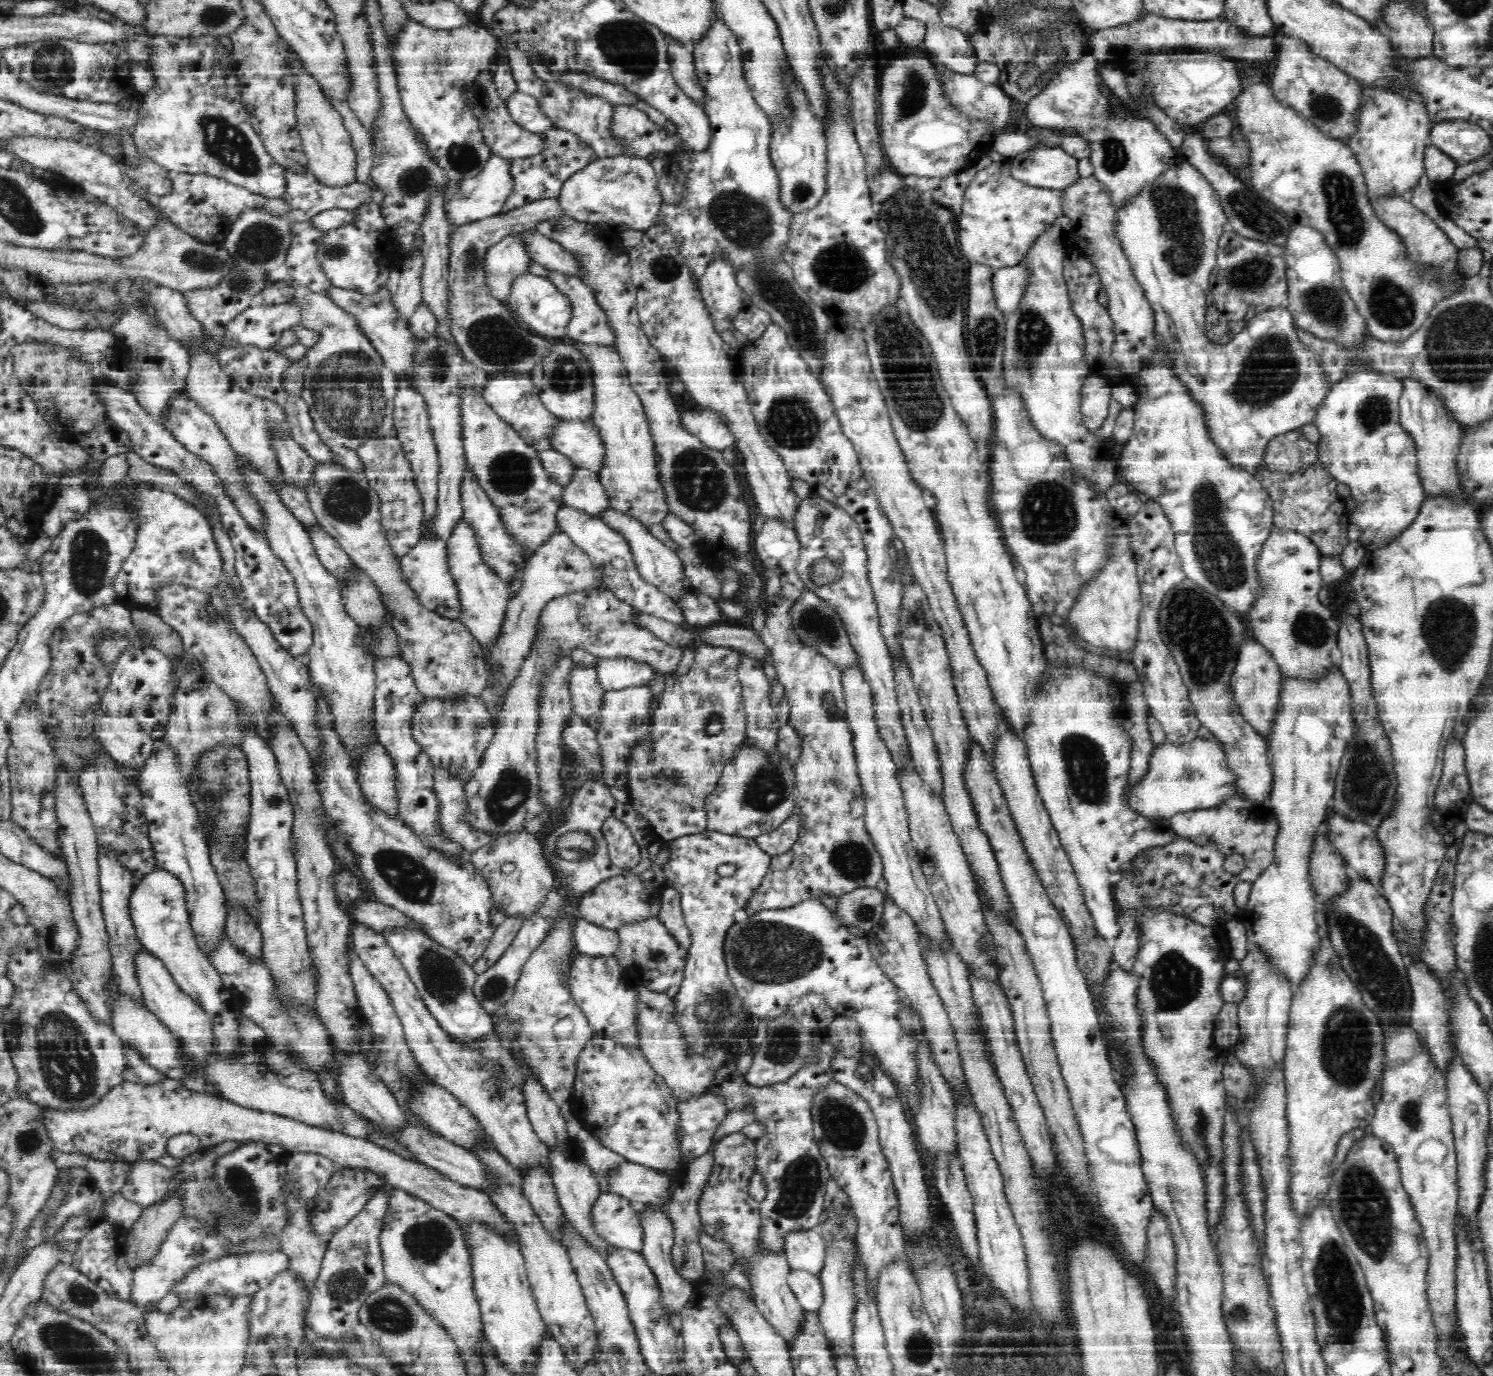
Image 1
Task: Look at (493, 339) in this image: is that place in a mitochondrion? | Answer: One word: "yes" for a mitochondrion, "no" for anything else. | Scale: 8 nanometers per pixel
yes

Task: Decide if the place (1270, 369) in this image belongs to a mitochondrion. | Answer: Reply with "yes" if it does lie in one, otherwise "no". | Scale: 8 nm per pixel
yes

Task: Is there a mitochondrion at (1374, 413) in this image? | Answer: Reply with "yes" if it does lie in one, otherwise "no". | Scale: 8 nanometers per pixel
yes

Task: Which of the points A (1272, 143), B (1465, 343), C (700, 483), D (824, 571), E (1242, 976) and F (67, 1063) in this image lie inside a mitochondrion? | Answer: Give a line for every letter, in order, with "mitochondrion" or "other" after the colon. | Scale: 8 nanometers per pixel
A: mitochondrion
B: mitochondrion
C: mitochondrion
D: mitochondrion
E: other
F: mitochondrion

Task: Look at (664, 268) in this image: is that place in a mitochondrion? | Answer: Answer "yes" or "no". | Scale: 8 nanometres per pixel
yes

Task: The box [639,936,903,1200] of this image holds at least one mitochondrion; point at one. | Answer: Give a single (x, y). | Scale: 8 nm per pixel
(840, 1122)

